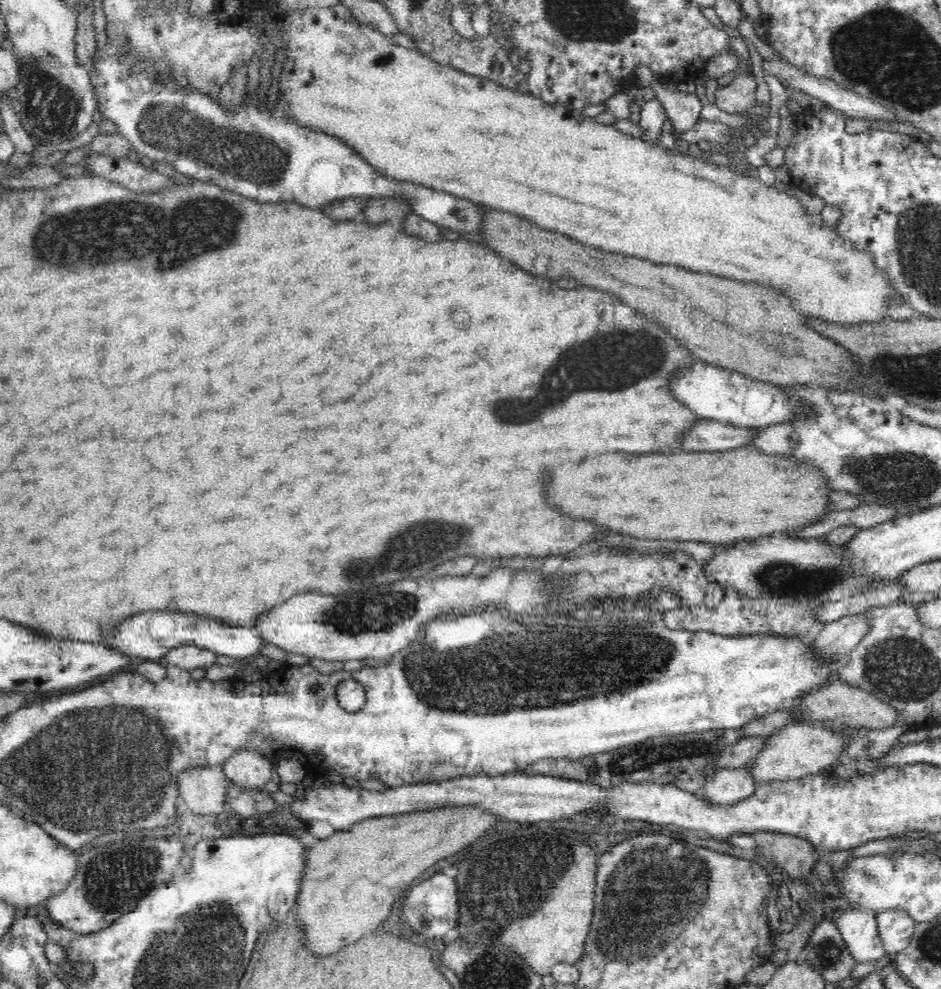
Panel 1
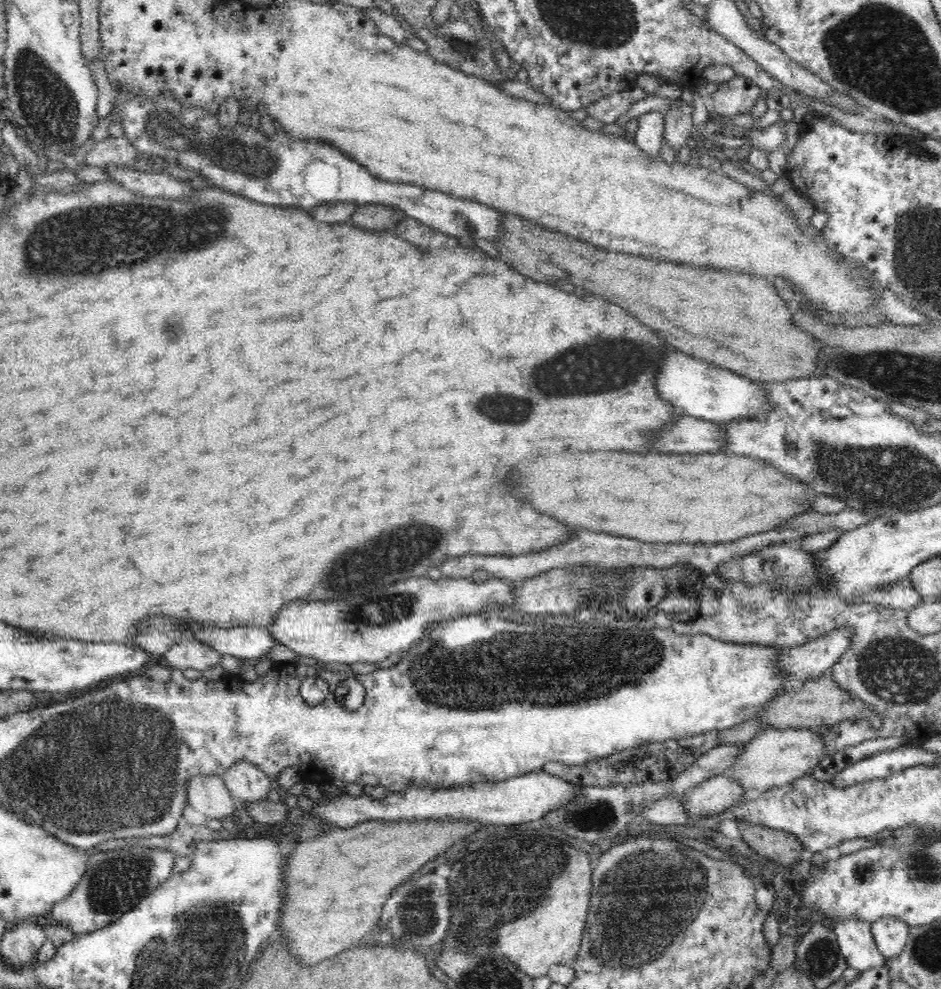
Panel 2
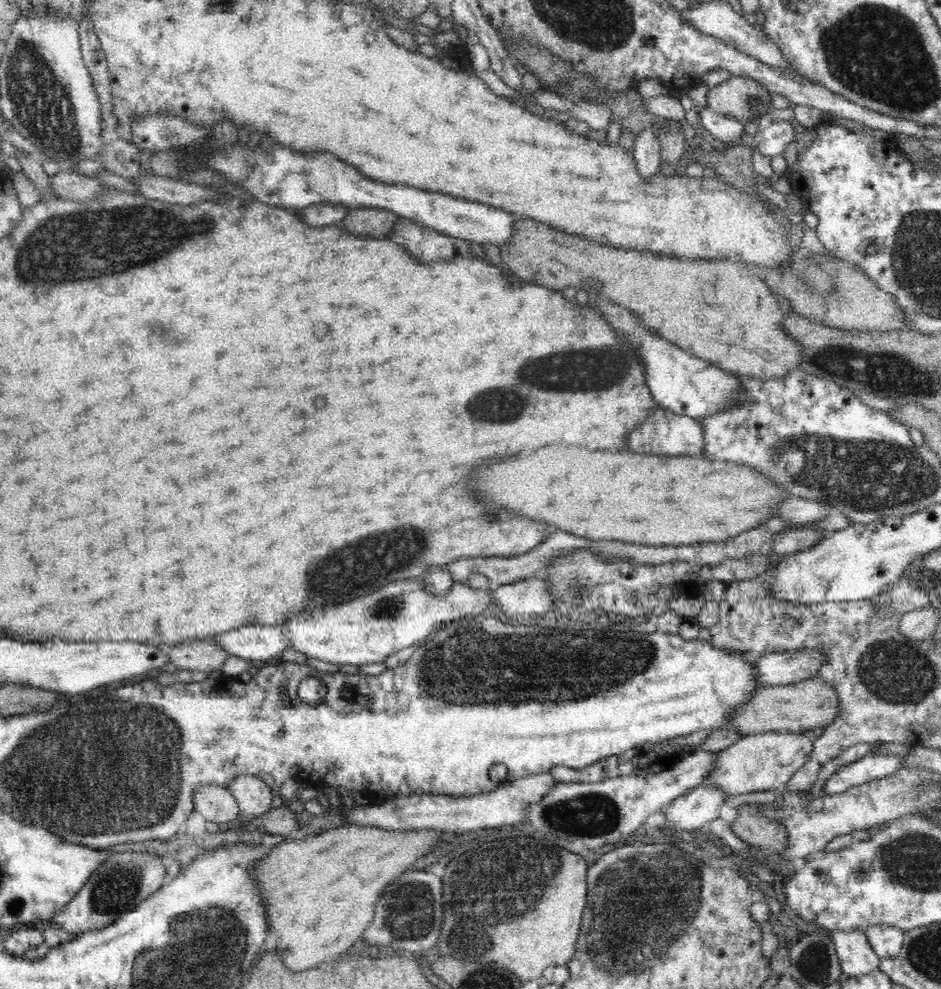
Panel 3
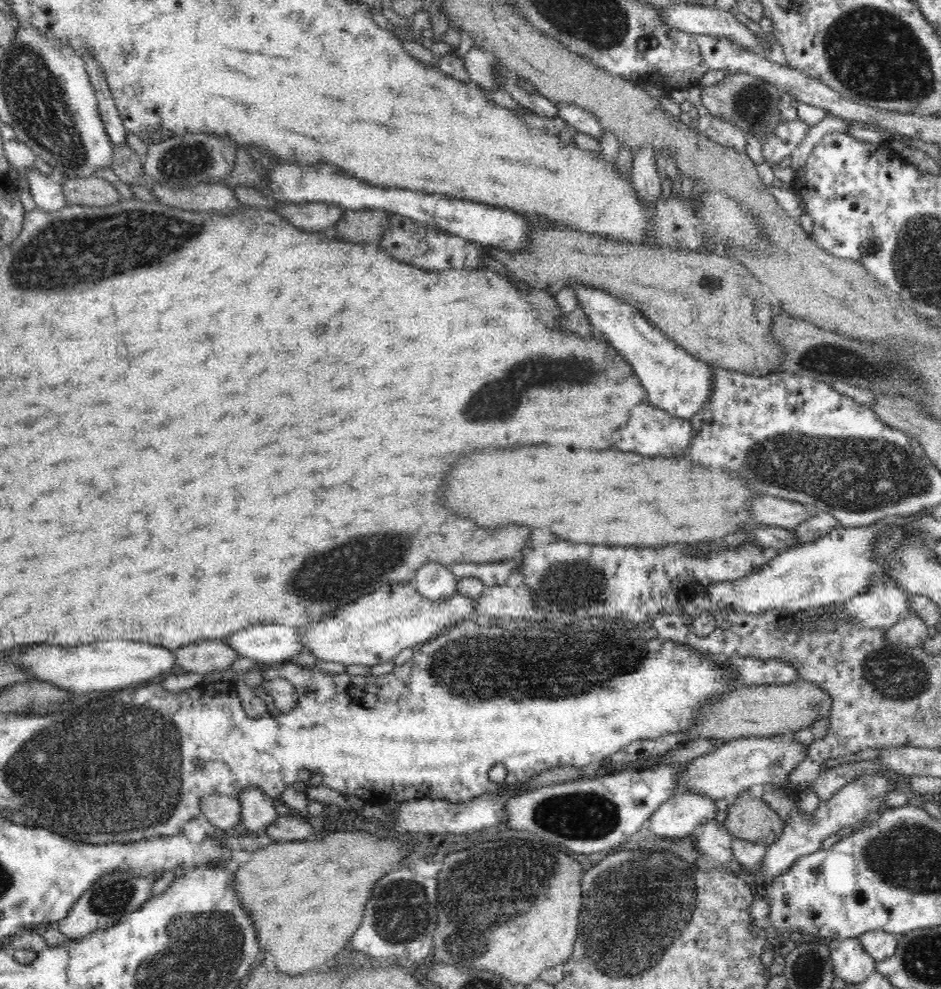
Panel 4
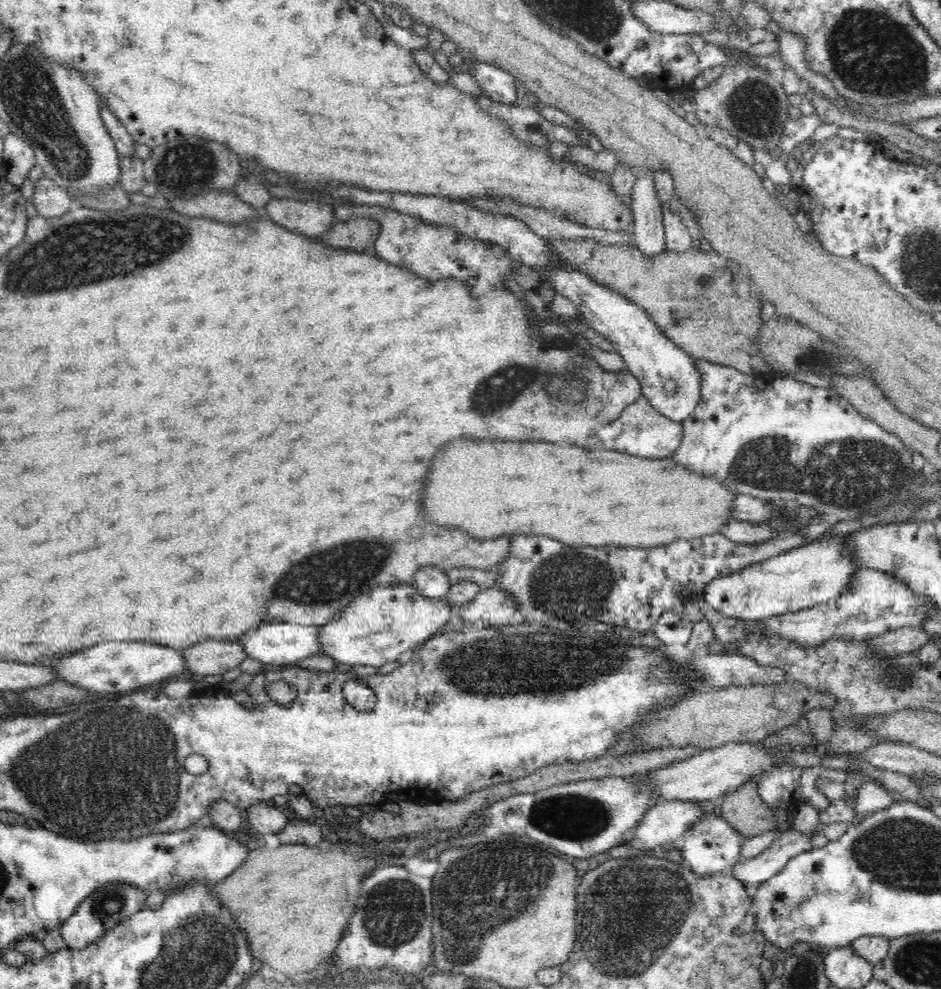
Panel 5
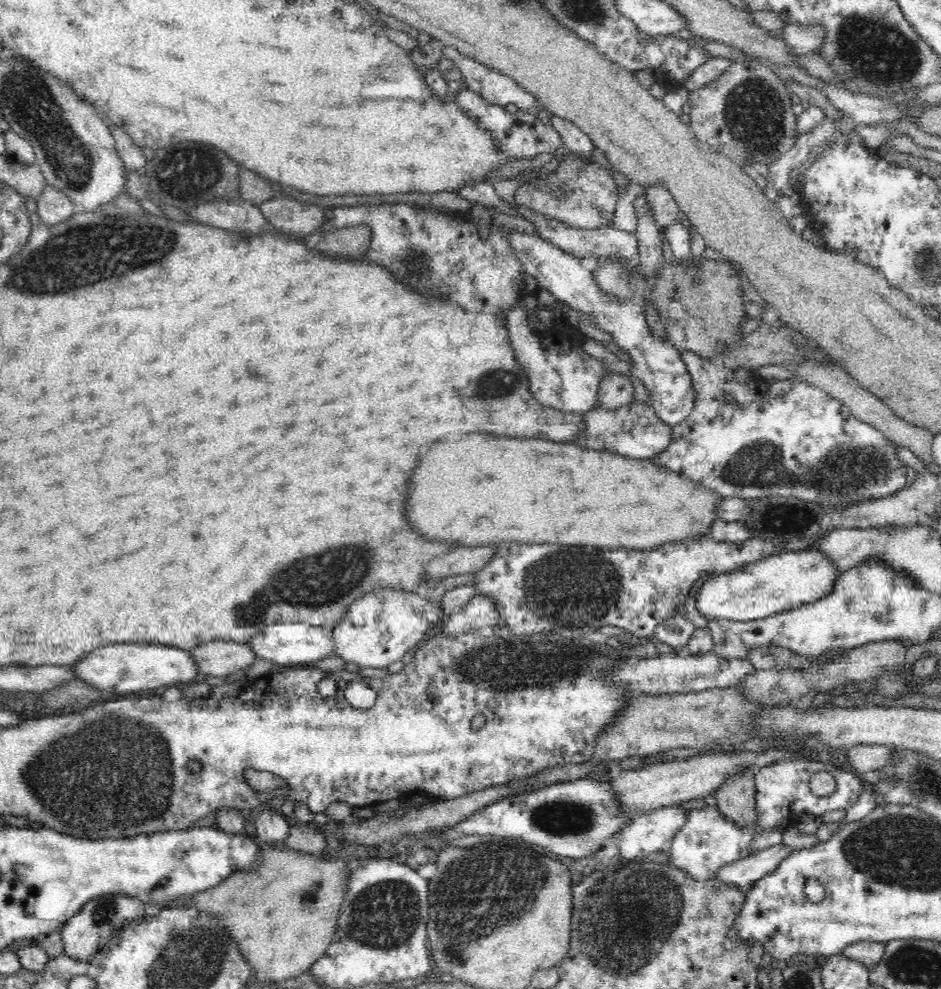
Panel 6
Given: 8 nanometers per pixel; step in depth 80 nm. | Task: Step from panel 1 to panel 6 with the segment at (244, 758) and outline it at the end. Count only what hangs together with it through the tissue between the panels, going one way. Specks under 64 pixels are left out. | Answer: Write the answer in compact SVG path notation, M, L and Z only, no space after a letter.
M264 810L255 818L256 840L265 847L270 844L277 847L284 846L291 825L292 823L288 822L281 812Z

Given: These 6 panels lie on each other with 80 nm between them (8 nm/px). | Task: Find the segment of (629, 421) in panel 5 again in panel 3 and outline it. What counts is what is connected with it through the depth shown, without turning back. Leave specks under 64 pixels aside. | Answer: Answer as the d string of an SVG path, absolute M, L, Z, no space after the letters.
M662 407L652 408L648 416L636 424L636 428L628 434L626 446L634 452L644 454L660 454L660 456L700 456L702 450L702 427L695 418L677 415Z

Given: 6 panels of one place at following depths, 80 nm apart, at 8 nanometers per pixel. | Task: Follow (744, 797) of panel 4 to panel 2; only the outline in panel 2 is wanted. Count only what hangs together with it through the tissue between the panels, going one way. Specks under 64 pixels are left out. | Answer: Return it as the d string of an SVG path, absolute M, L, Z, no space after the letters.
M737 820L737 827L750 848L778 865L792 866L802 852L802 844L788 831L752 824L747 820Z

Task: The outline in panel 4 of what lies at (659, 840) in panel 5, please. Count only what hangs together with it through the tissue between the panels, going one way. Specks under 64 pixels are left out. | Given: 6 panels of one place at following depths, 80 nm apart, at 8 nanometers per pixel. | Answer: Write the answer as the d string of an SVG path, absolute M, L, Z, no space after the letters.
M684 793L683 795L675 794L666 802L662 802L661 806L651 814L648 818L648 831L660 838L682 838L682 836L690 835L695 832L706 820L715 818L716 800L710 799L706 795L700 793Z

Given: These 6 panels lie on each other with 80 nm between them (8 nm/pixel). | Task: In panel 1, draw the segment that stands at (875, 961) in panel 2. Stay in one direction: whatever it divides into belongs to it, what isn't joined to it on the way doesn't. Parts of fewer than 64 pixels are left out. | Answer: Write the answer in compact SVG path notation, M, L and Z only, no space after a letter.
M845 909L837 914L835 925L846 951L856 963L877 963L887 955L878 935L874 913Z

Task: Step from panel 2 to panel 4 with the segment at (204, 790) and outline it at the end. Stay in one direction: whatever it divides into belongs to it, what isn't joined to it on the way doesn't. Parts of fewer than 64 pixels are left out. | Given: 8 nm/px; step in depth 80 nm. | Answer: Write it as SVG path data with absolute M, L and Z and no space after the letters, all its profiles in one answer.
M210 795L202 799L202 813L216 828L232 832L242 817L241 802L228 795Z

